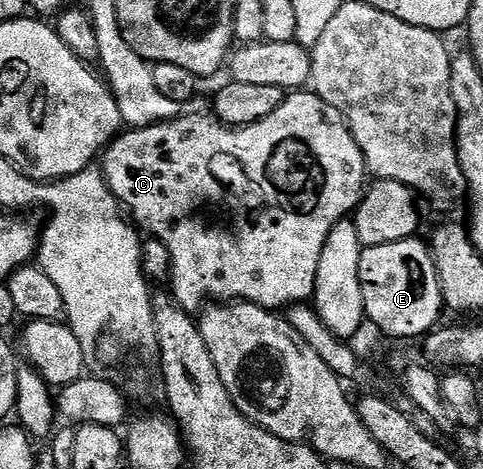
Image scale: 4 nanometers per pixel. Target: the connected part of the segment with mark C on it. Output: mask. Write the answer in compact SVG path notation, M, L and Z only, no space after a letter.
M301 89L283 100L279 109L275 109L275 113L246 127L229 127L209 113L188 114L178 114L176 119L152 123L150 127L122 130L103 152L103 160L105 159L103 174L111 193L131 216L132 222L142 232L149 231L145 233L163 241L163 245L167 245L167 253L171 253L171 277L168 286L171 288L173 299L184 311L190 313L200 312L207 301L244 301L276 312L278 309L288 309L293 304L304 304L312 300L323 245L327 245L327 237L339 220L356 212L357 204L361 202L363 188L366 186L365 179L367 180L365 158L343 113L327 105L327 101L323 101L317 94Z

